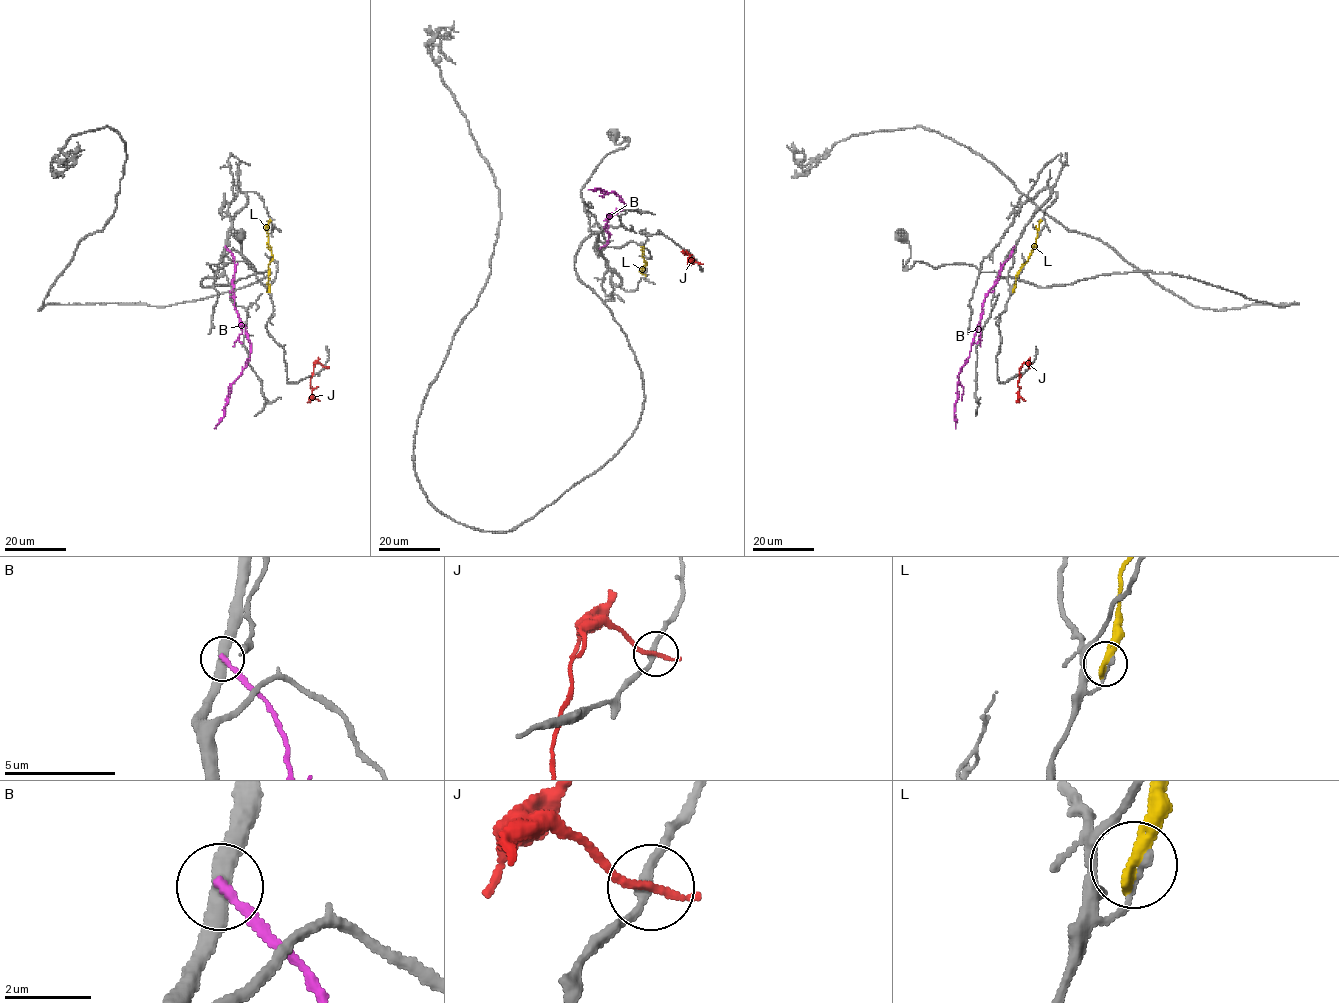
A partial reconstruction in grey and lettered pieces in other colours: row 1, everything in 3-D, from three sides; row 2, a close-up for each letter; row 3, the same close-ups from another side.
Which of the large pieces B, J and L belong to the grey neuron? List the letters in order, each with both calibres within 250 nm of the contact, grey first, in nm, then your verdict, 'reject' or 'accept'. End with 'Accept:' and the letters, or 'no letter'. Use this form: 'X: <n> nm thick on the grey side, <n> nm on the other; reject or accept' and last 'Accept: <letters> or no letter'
B: 400 nm thick on the grey side, 180 nm on the other; reject
J: 200 nm thick on the grey side, 240 nm on the other; reject
L: 150 nm thick on the grey side, 360 nm on the other; reject
Accept: no letter

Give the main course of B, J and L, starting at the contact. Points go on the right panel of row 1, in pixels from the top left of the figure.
B: (1014, 247), (998, 280), (983, 302), (980, 322), (958, 375), (955, 428)
J: (1028, 367), (1024, 363), (1018, 378), (1018, 394), (1025, 400)
L: (1014, 290), (1015, 277), (1029, 258), (1042, 220)

